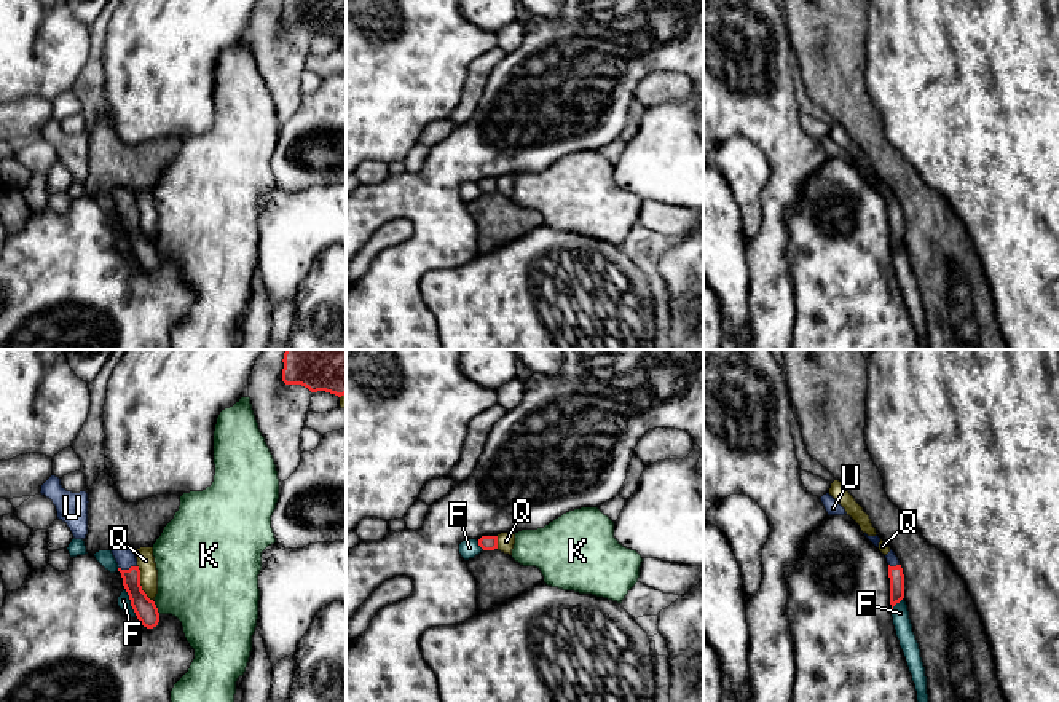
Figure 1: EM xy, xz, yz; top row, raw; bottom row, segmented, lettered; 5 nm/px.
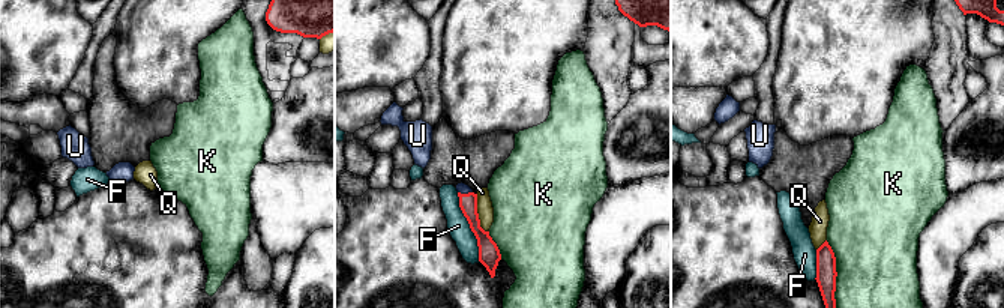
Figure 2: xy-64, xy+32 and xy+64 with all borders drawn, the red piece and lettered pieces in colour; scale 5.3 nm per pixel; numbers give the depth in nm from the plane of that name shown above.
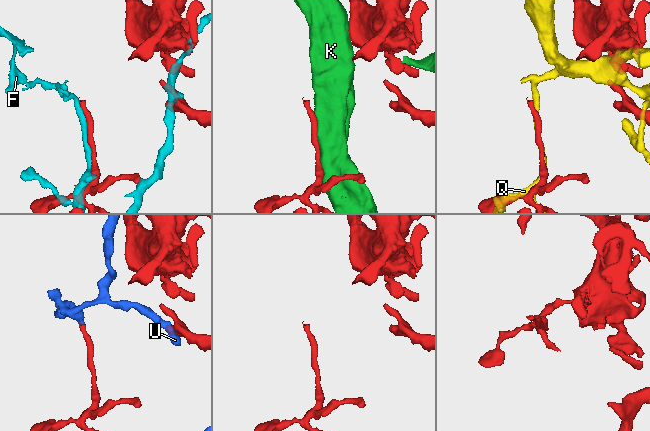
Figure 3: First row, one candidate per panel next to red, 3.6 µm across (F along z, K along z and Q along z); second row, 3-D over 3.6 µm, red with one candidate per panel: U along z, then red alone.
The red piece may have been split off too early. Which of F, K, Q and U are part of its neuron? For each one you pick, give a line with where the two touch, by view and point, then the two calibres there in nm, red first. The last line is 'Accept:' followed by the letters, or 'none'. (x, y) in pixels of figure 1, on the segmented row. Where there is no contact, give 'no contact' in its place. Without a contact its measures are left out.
Accept: none

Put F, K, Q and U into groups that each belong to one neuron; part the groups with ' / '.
F / K / Q / U

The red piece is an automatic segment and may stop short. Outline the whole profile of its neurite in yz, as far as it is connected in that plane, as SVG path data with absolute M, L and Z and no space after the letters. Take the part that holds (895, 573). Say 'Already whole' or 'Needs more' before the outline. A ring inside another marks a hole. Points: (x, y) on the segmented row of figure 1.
Already whole. M888 565L888 578L890 578L890 605L893 609L893 606L904 598L904 574L901 565L896 566Z

